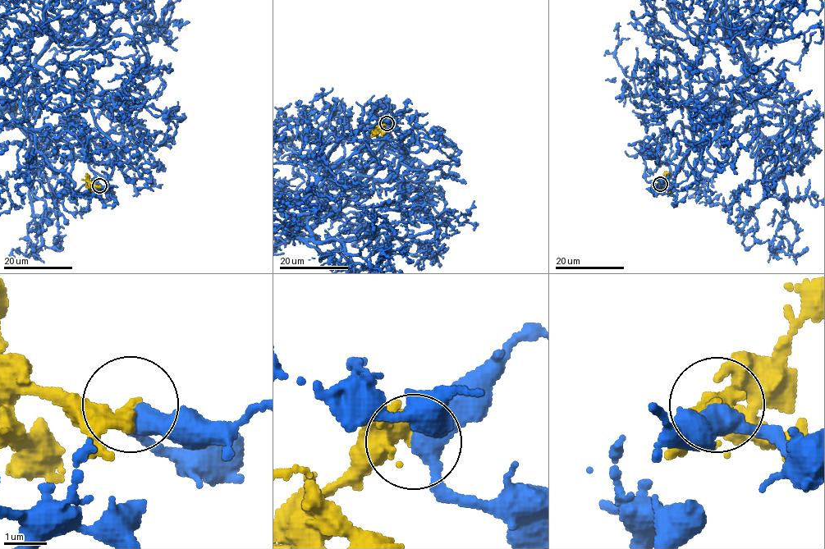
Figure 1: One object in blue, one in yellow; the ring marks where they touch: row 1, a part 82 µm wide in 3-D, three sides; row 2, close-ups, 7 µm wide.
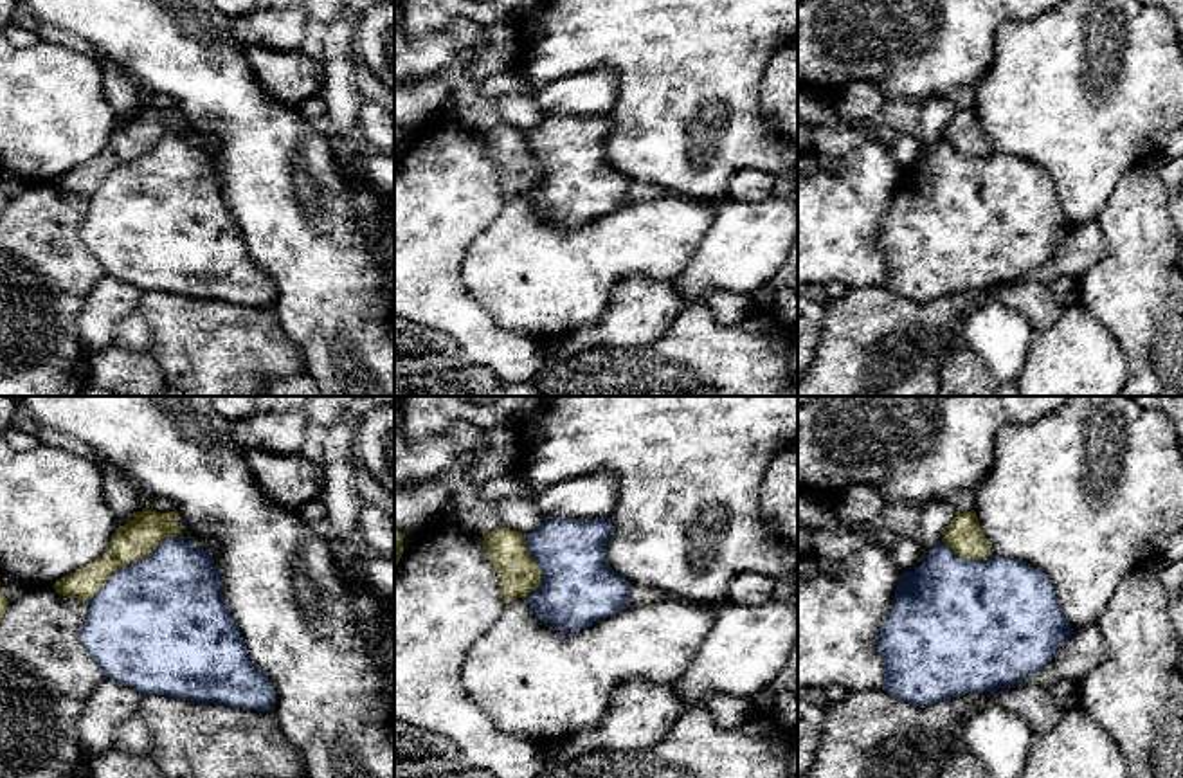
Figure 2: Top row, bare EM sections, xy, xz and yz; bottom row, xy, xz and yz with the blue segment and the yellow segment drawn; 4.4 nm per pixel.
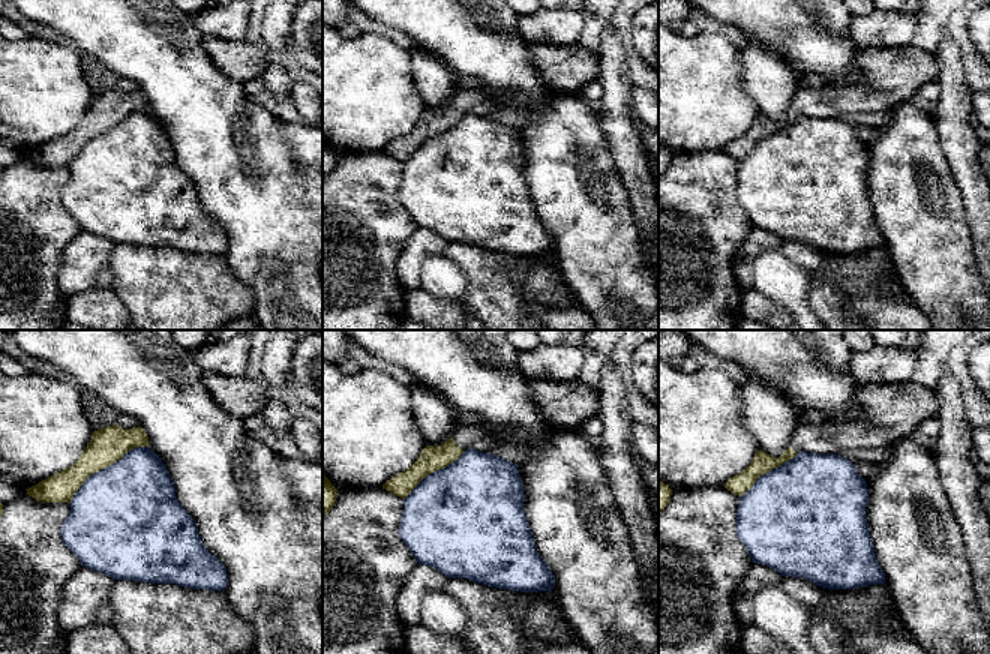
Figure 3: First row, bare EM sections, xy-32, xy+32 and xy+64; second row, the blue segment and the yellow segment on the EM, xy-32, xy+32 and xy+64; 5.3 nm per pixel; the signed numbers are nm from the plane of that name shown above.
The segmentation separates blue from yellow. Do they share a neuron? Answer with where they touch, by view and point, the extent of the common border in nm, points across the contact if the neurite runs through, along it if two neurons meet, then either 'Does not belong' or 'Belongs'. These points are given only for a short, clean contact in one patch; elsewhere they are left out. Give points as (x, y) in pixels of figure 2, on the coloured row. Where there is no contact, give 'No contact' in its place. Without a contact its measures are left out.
Touches blue at xy (132, 564). Shared border 500 nm. Does not belong

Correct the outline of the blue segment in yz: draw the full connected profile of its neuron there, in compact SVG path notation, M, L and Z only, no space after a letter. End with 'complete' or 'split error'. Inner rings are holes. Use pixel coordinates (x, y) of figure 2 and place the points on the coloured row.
M938 542L918 569L900 573L891 611L875 636L884 656L882 688L918 708L969 692L1010 688L1046 666L1073 632L1041 569L994 553L987 560L962 558Z; complete

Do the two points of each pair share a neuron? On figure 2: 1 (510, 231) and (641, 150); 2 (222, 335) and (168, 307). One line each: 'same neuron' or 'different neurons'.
1: different neurons
2: same neuron

